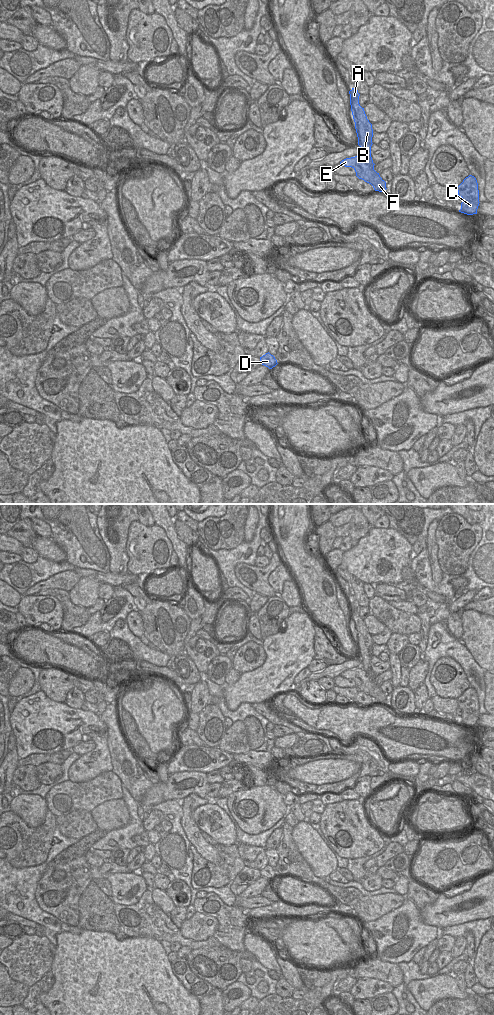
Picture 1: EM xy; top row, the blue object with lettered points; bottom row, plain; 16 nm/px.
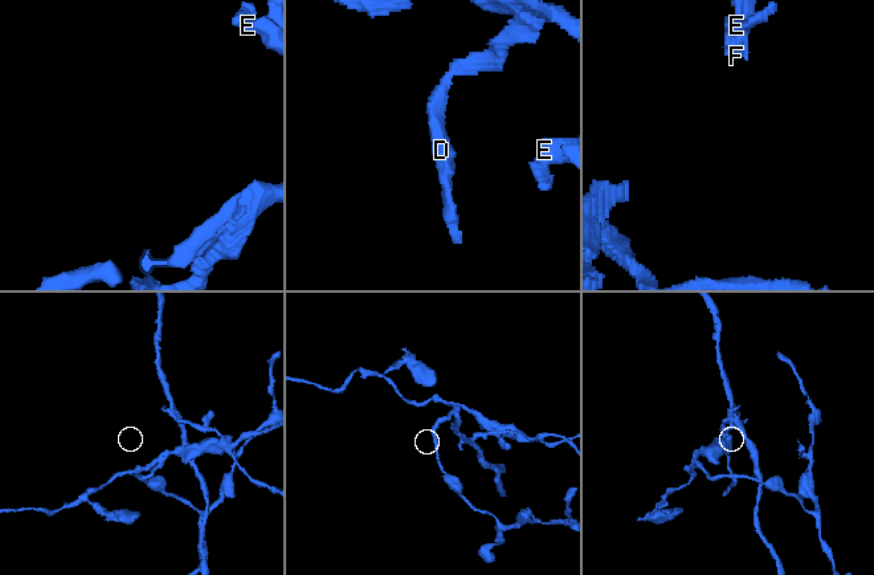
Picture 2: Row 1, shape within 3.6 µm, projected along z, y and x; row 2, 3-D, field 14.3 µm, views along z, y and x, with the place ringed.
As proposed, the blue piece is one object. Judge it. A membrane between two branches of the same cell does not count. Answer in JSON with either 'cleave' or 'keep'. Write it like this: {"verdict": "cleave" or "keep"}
{"verdict": "cleave"}

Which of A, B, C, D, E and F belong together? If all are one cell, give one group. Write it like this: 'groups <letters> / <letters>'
groups A B / C D E F

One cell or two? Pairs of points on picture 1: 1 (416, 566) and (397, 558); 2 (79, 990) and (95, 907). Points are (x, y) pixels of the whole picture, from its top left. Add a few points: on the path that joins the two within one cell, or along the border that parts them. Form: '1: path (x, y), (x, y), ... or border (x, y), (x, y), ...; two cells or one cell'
1: border (411, 561), (409, 565); two cells
2: border (82, 929), (111, 932), (114, 935); two cells

